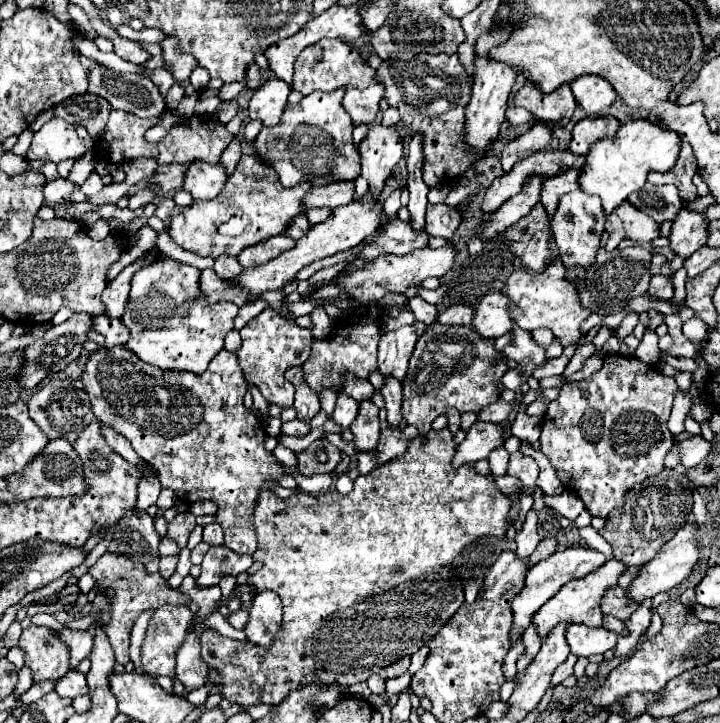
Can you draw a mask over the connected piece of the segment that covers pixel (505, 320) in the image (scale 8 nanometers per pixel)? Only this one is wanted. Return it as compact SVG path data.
M501 290L485 294L477 304L473 328L487 338L499 338L507 334L515 324L511 318L511 306L513 302Z

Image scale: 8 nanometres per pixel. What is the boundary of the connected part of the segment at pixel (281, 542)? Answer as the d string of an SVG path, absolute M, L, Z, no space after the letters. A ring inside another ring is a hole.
M443 428L439 432L429 432L427 436L417 436L415 444L411 444L411 448L407 448L407 452L401 458L395 458L391 462L379 464L377 468L373 468L367 476L359 476L355 480L355 488L351 494L341 496L337 492L327 492L327 494L319 494L319 496L311 496L311 494L295 494L291 498L279 498L273 490L265 488L259 494L257 500L257 508L255 508L255 528L257 528L257 536L259 536L259 548L253 554L255 560L263 562L263 568L255 574L249 576L249 584L253 584L259 592L261 590L273 590L281 596L283 602L283 628L273 644L271 650L265 648L257 648L251 642L239 642L239 640L231 640L225 638L213 630L205 630L201 636L201 658L207 666L215 666L221 672L221 678L217 680L217 684L223 686L223 696L231 702L243 704L243 706L253 706L253 704L281 704L291 690L295 688L303 688L309 684L317 684L317 686L327 686L327 684L359 684L365 682L373 672L379 672L381 668L387 668L389 664L395 664L397 660L415 654L421 646L425 646L441 628L443 624L447 624L447 620L451 620L451 616L461 608L461 604L465 602L463 596L463 586L461 582L453 576L453 560L455 556L473 540L483 538L483 536L505 536L507 528L513 524L511 518L511 508L513 508L513 500L503 494L497 484L495 484L495 476L493 474L477 474L475 468L471 464L463 464L459 468L453 468L453 456L457 450L457 442L453 440L453 434L449 432L449 428Z

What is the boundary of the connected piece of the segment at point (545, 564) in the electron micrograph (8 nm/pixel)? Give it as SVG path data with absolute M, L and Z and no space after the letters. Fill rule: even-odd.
M565 548L565 550L561 550L561 552L555 552L555 554L551 554L549 558L545 558L545 560L541 560L539 564L535 564L529 572L527 572L527 580L525 580L525 588L523 588L523 592L519 594L519 596L515 596L515 600L513 600L513 604L511 604L511 608L513 608L513 614L515 614L515 628L511 630L511 642L531 624L531 616L551 598L551 596L555 596L555 592L563 586L563 584L567 584L567 582L571 582L571 580L577 580L577 578L581 578L581 576L585 576L585 574L589 574L589 572L595 572L599 566L603 566L605 564L605 558L603 558L603 554L601 552L597 552L597 550L593 550L593 548Z

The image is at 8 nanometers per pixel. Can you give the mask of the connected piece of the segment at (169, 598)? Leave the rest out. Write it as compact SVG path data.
M105 552L91 568L89 574L95 578L95 584L99 588L113 588L115 596L113 596L113 604L111 604L111 620L103 622L103 628L109 636L109 642L115 650L115 658L119 664L127 664L129 662L129 632L133 628L133 622L137 620L137 616L147 610L147 608L159 608L163 604L187 604L189 596L185 596L181 590L171 590L165 580L159 574L147 574L143 564L135 564L133 560L129 560L123 554L115 554L115 552Z

